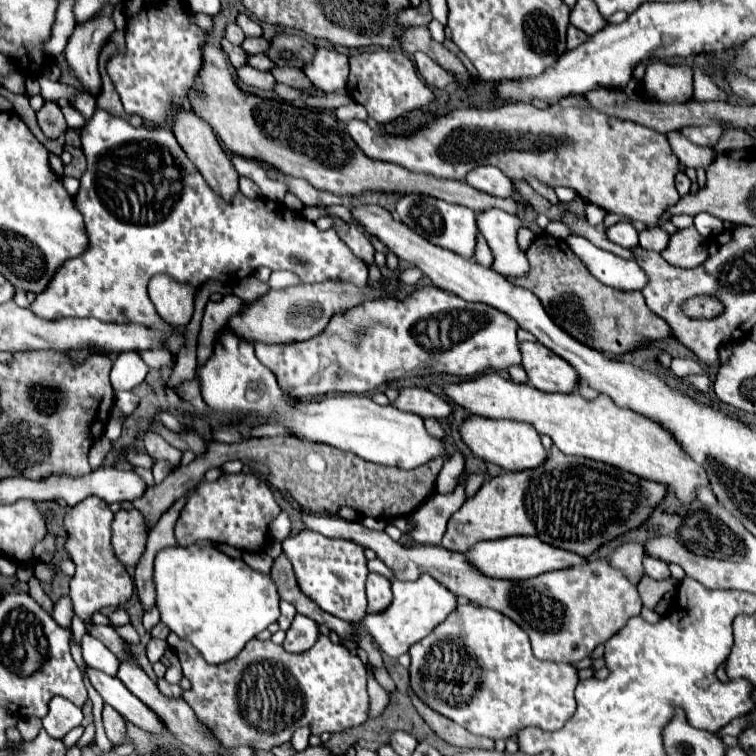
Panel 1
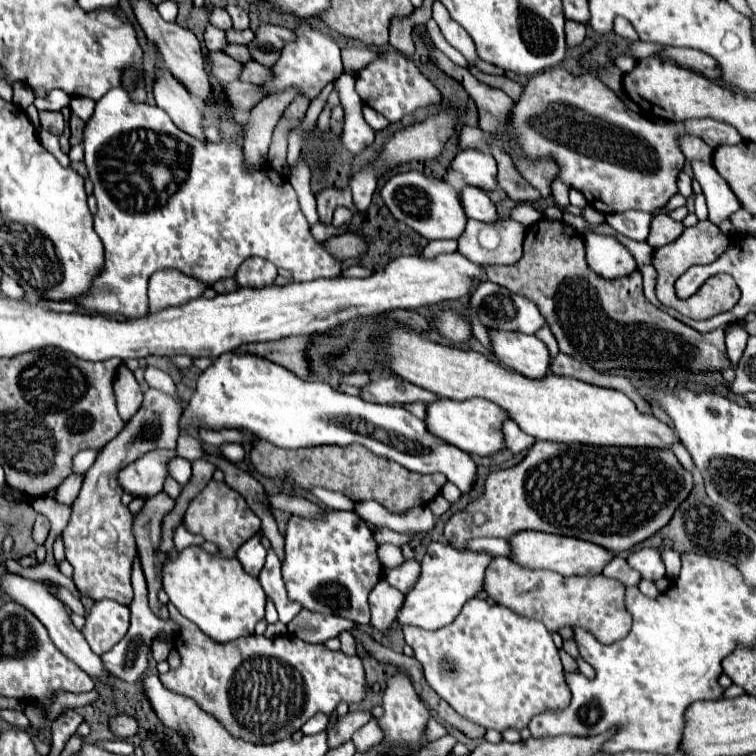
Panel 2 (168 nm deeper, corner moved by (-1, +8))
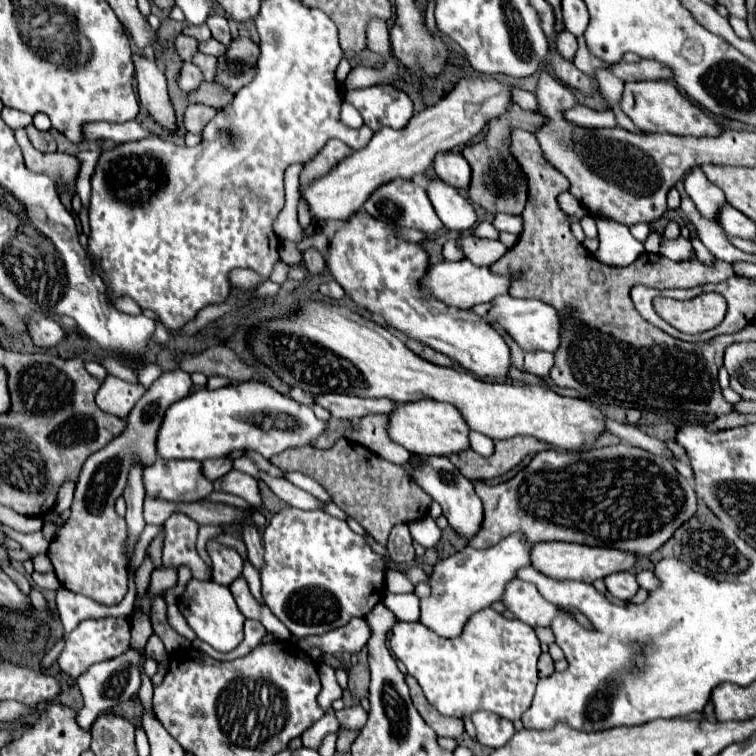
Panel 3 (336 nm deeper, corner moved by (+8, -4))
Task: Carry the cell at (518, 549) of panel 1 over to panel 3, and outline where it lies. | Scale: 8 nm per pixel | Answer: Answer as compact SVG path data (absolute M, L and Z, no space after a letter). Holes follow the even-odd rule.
M541 542L533 546L533 568L539 572L555 578L555 580L581 580L581 582L593 582L597 578L605 578L613 572L623 572L631 570L639 556L629 554L629 552L619 552L617 548L591 548L591 546L581 546L581 544L571 544L571 542Z

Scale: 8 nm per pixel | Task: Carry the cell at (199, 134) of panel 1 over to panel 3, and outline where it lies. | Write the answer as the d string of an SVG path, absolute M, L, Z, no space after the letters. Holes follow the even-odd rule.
M133 54L135 78L137 78L137 96L141 106L167 130L175 130L175 112L167 96L165 74L157 68L153 58L143 54Z

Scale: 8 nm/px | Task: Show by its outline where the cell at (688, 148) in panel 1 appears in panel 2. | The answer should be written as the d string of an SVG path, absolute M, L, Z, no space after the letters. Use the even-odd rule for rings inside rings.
M692 160L694 178L700 182L706 204L708 204L708 220L716 226L720 226L724 220L728 220L730 214L734 214L740 204L730 186L718 176L716 168L712 164L702 164L702 160Z

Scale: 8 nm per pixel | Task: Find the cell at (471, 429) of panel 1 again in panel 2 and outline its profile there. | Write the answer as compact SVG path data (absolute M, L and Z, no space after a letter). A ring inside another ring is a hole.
M440 398L438 402L428 404L426 426L432 434L436 432L436 436L440 436L442 440L448 440L450 444L462 448L468 454L492 456L496 452L508 450L508 444L506 444L504 432L502 432L502 426L506 420L508 420L508 414L498 404L492 404L488 400L472 398L472 400L456 402L456 400Z

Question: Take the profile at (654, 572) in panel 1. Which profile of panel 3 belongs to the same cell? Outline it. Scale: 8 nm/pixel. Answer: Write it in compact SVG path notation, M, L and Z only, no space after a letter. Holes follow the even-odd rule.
M617 572L617 574L609 574L607 578L603 578L607 590L619 598L619 600L627 600L631 598L637 590L639 590L639 584L635 580L635 574L633 572Z

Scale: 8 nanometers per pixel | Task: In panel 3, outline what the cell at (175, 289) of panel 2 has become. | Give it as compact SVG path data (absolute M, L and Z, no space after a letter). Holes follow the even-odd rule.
M121 296L121 298L115 298L113 300L113 306L117 308L117 310L121 310L121 312L125 312L125 314L141 314L141 308L131 300L131 298L127 298L127 296Z

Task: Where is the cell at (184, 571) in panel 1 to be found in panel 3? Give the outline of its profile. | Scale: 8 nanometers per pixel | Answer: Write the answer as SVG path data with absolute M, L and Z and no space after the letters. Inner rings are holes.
M191 580L179 600L179 610L183 612L187 624L195 630L197 638L205 640L219 652L231 652L235 646L241 644L243 640L243 622L245 616L239 612L235 598L227 586L221 586L213 580L201 582L201 580Z

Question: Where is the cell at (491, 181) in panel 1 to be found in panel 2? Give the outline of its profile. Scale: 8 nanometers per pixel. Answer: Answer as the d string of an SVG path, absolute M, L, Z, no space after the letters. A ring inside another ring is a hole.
M462 150L456 154L452 160L452 168L458 170L466 184L482 188L486 192L498 188L498 170L496 170L496 160L492 154L476 152L476 150Z

